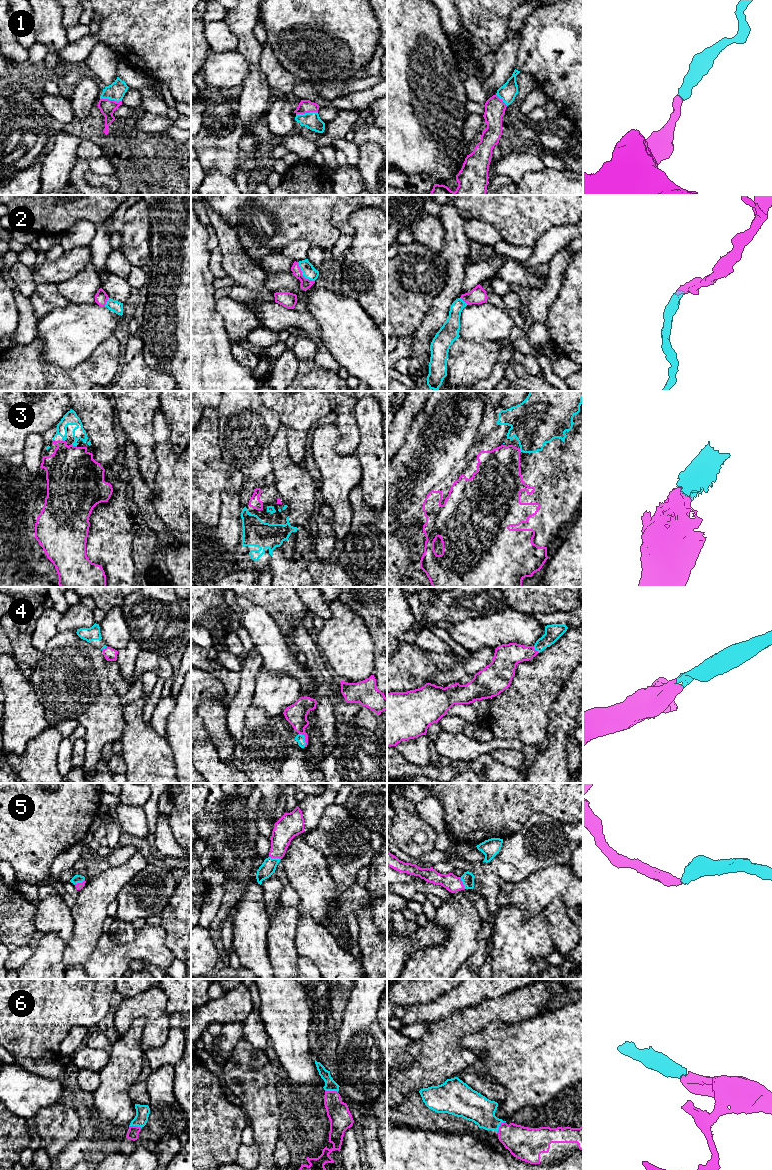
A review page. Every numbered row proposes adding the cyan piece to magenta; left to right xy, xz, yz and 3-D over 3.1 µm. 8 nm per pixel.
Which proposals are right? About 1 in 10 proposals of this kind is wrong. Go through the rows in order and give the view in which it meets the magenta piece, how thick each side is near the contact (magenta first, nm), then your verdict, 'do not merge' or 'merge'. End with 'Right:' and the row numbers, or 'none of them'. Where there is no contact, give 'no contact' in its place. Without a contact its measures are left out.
1: contact in xy; calibres 130 and 140 nm; merge
2: contact in xz; calibres 90 and 110 nm; merge
3: contact in xy; calibres 440 and 110 nm; merge
4: contact in xz; calibres 180 and 70 nm; merge
5: contact in xz; calibres 190 and 120 nm; merge
6: contact in yz; calibres 260 and 220 nm; merge
Right: 1, 2, 3, 4, 5, 6

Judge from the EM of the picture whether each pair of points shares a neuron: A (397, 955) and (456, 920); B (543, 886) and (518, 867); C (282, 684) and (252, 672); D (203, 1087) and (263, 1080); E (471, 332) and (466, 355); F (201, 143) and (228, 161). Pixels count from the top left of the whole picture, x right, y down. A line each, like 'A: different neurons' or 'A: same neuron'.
A: different neurons
B: different neurons
C: different neurons
D: different neurons
E: different neurons
F: same neuron

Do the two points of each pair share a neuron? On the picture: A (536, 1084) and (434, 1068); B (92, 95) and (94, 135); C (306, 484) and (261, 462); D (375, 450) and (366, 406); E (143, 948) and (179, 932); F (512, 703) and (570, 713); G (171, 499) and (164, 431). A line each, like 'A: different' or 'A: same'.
A: different
B: different
C: different
D: same
E: different
F: different
G: same

